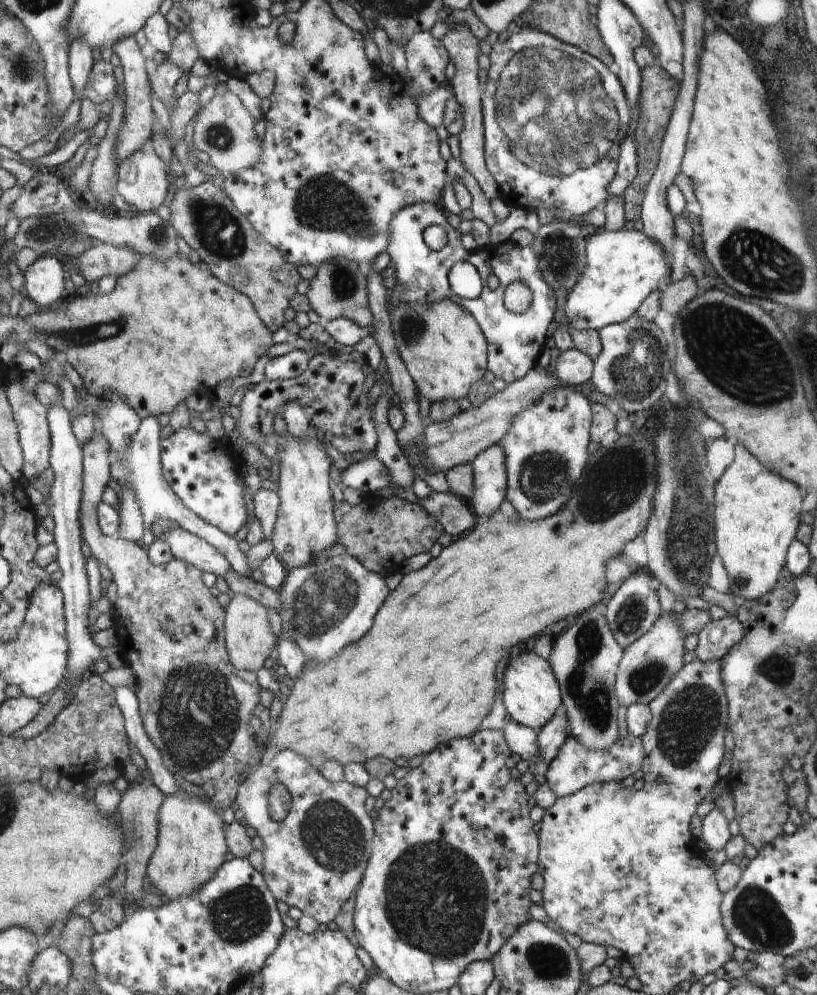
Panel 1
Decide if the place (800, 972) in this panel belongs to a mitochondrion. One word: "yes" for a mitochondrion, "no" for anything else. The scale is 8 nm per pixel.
yes

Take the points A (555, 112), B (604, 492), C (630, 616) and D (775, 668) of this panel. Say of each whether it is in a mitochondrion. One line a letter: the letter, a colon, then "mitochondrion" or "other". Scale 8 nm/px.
A: mitochondrion
B: mitochondrion
C: mitochondrion
D: mitochondrion

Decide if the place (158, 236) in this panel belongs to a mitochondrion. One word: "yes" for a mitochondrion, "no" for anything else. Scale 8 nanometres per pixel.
yes

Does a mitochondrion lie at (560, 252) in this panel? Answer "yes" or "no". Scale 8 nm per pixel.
yes

